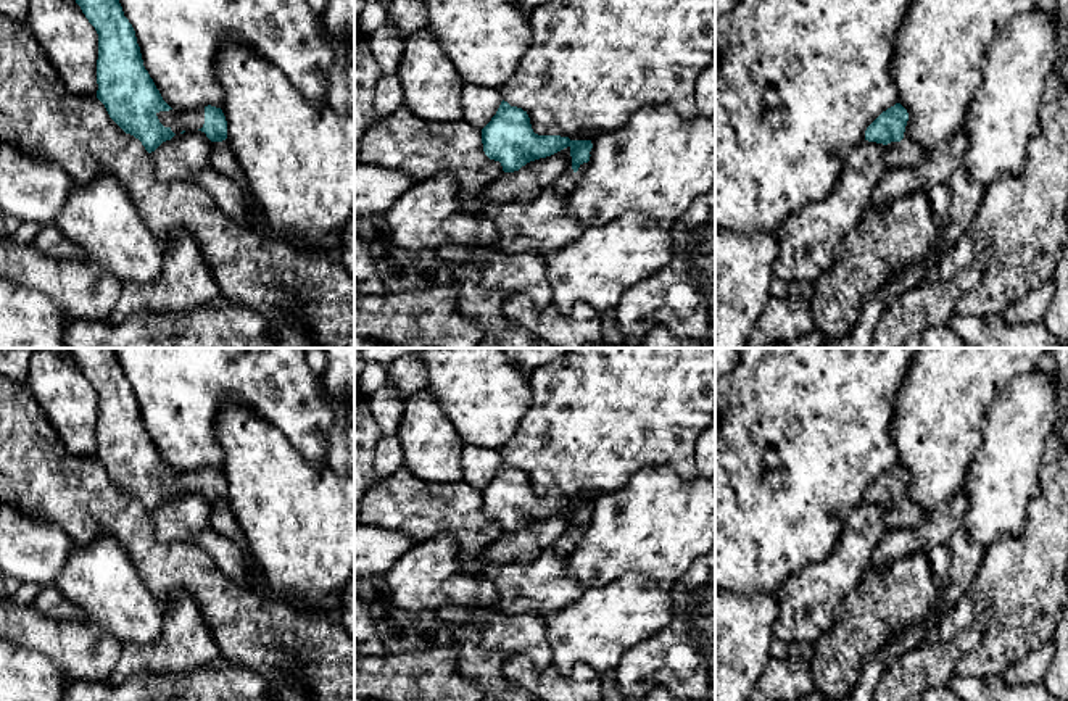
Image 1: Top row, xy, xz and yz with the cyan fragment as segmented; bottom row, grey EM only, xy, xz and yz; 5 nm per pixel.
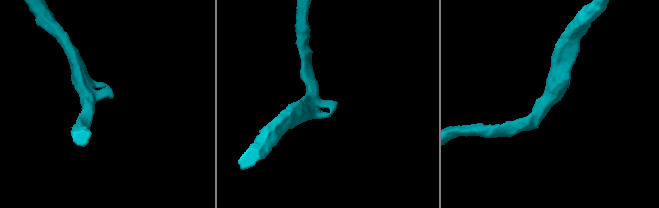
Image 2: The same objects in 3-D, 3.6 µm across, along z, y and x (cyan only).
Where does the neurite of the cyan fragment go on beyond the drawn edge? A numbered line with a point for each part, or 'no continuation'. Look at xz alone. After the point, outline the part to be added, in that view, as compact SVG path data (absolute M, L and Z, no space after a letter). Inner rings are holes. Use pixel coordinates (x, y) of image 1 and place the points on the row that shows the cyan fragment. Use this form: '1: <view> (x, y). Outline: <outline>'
1: xz (562, 186). Outline: M588 163L580 164L578 171L575 172L570 164L562 171L562 174L553 182L553 187L557 195L567 195L572 192L575 182L580 182Z

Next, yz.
1: yz (904, 153). Outline: M904 132L900 142L891 142L886 145L884 161L888 169L915 168L921 164L925 150L913 143Z

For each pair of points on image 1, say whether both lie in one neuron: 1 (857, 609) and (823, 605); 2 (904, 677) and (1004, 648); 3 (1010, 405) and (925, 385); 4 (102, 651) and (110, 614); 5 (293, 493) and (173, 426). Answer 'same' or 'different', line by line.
1: different
2: different
3: different
4: different
5: different

